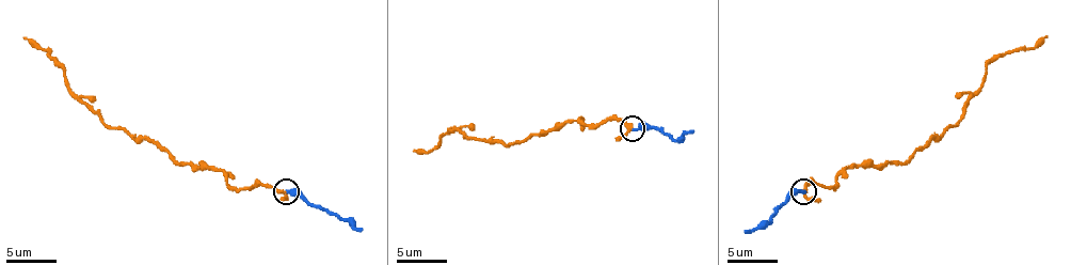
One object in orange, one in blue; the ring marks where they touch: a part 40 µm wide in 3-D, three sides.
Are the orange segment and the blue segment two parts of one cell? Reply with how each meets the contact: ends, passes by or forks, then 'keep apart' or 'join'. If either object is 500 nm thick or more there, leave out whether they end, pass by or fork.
orange passes by | blue ends | join

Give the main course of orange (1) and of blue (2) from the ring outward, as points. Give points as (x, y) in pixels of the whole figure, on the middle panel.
1: (633, 127), (579, 118), (522, 142), (497, 143), (447, 129), (429, 151), (414, 152)
2: (633, 129), (664, 128), (673, 140), (681, 141), (683, 134), (693, 129)

